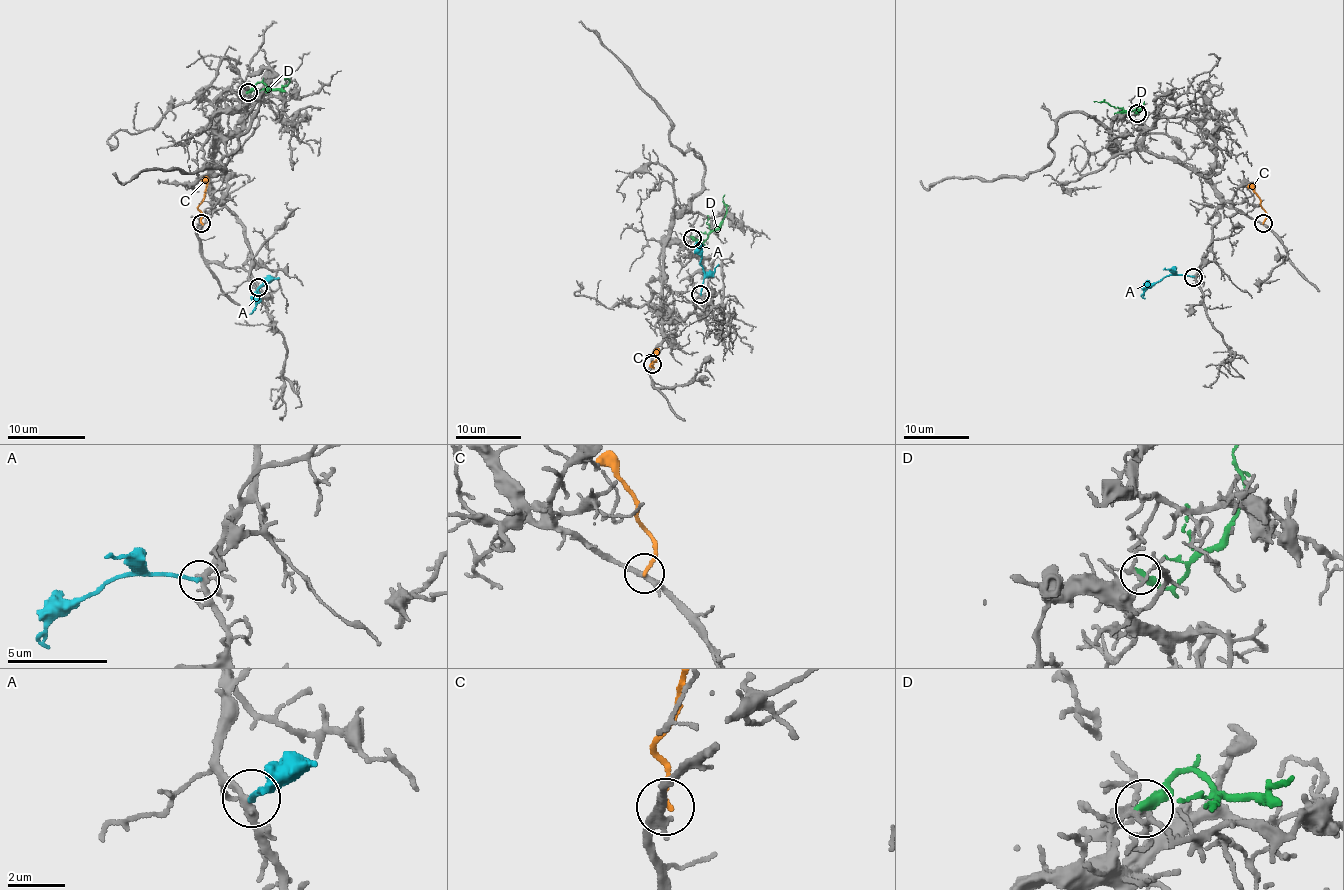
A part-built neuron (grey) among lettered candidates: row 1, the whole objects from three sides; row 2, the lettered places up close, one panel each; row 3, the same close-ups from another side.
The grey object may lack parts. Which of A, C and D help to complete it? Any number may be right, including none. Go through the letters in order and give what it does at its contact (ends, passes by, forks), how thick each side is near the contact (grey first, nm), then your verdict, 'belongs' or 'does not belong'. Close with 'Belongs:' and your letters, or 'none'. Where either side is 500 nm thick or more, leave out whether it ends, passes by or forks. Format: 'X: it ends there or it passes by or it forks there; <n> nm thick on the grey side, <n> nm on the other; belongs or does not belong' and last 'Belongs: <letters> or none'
A: it ends there; 280 nm thick on the grey side, 180 nm on the other; does not belong
C: it ends there; 240 nm thick on the grey side, 200 nm on the other; does not belong
D: it ends there; 140 nm thick on the grey side, 440 nm on the other; does not belong
Belongs: none

